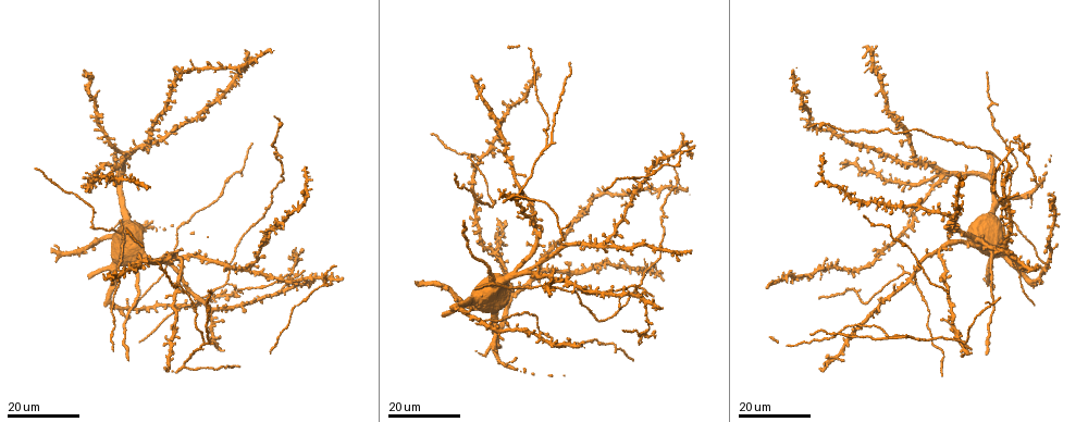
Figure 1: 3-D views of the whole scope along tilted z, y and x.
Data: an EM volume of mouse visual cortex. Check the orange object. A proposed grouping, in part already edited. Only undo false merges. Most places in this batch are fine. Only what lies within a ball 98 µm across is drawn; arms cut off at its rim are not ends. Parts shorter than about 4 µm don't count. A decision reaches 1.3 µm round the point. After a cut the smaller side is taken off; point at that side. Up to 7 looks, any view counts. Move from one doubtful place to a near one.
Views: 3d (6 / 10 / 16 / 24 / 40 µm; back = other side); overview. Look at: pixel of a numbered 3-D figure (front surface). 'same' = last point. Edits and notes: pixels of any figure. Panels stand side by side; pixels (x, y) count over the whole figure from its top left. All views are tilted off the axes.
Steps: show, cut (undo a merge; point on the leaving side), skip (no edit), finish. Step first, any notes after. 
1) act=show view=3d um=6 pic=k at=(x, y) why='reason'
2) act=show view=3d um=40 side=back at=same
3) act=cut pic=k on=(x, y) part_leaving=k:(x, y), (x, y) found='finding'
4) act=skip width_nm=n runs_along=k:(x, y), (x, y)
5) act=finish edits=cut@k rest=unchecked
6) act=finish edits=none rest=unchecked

act=show view=3d um=24 pic=1 at=(205, 343) why='two arms in line, one across'

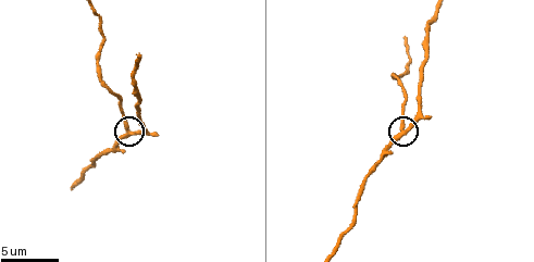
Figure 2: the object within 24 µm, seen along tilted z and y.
act=show view=3d um=6 pic=2 at=(404, 132)

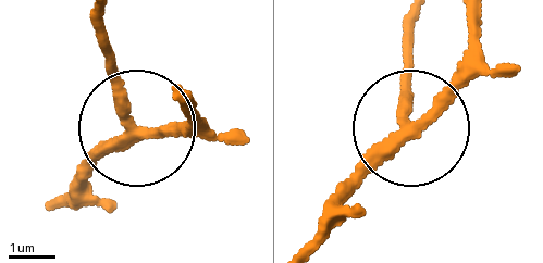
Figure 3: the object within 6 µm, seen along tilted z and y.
act=skip width_nm=240 runs_along=3:(315, 237), (349, 184), (449, 96), (474, 51) found='continuous, no second cell'

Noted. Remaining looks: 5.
act=show view=3d um=24 pic=1 at=(87, 189) why='arms part here'

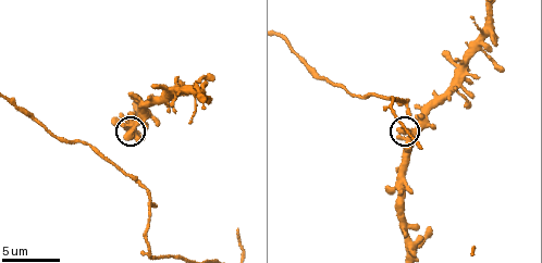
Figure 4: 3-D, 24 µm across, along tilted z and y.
act=show view=3d um=10 pic=4 at=(413, 131)

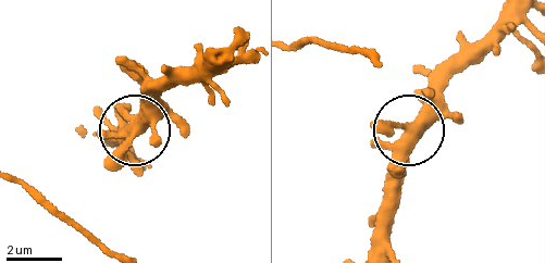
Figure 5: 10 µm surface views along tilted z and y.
act=skip found='one cell here'

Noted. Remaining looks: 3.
act=show view=3d um=16 pic=1 at=(227, 283) why='arms part here'

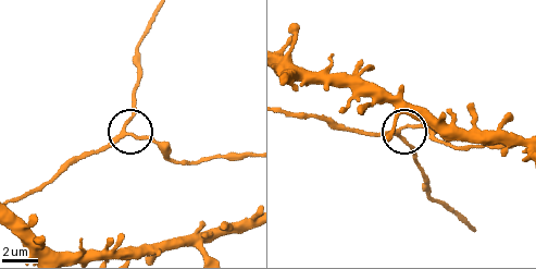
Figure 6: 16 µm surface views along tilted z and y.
act=show view=3d um=10 pic=6 at=(398, 133)

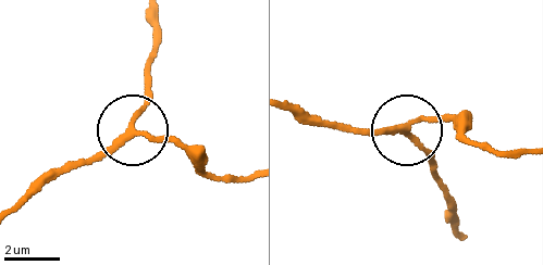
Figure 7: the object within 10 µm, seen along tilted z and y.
act=skip runs_along=7:(520, 153), (492, 150), (447, 122), (371, 135), (350, 130) found='continuous, no second cell'

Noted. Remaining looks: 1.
act=finish edits=none rest=unchecked

